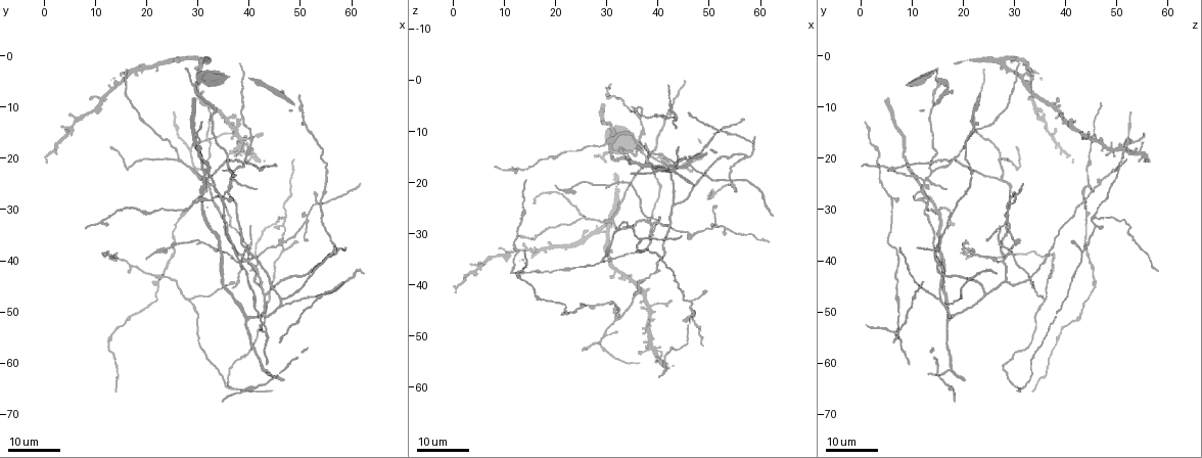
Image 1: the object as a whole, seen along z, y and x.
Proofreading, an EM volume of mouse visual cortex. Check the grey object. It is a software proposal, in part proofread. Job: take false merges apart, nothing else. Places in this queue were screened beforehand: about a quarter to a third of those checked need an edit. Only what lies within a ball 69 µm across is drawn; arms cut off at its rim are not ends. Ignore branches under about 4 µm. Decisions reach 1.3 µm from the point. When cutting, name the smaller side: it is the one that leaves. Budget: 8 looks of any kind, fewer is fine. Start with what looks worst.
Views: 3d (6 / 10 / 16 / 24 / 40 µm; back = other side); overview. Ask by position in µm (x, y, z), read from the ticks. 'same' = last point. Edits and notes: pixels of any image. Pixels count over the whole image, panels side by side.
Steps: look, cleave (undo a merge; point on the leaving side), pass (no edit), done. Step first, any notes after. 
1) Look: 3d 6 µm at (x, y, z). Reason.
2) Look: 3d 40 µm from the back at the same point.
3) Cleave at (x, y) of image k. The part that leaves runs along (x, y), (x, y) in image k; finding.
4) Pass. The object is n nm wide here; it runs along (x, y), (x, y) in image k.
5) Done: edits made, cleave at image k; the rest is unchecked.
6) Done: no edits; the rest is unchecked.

Look: 3d 24 µm at (40.5, 40.0, 28.0). Small branch off a trunk.

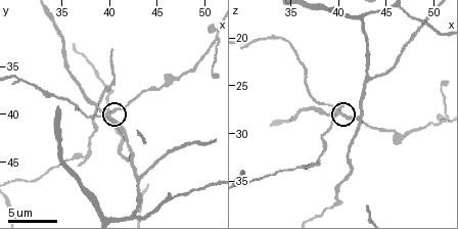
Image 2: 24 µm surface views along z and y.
Look: 3d 6 µm at (40.2, 40.2, 27.8).

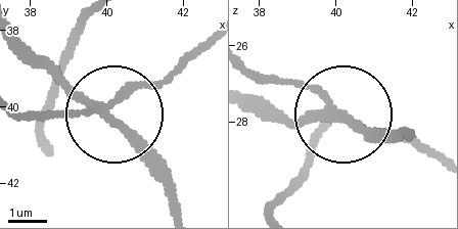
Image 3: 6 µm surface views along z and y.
Cleave at (155, 82) of image 3. The part that leaves runs along (112, 105), (207, 50) in image 3; two cells meet here.

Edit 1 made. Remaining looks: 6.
Look: 3d 16 µm at (43.4, 46.4, 24.2). Three arms meet.

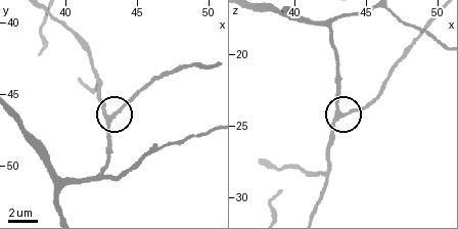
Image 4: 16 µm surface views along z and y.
Look: 3d 6 µm at (43.2, 46.8, 24.2). Zoom in.

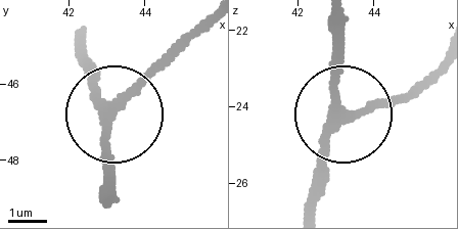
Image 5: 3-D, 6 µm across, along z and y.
Pass. 3 arms meet here; it runs along (311, 207), (331, 129), (415, 99) in image 5; one cell here.

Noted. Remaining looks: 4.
Look: 3d 16 µm at (36.5, 24.0, 12.0). Four-way junction.

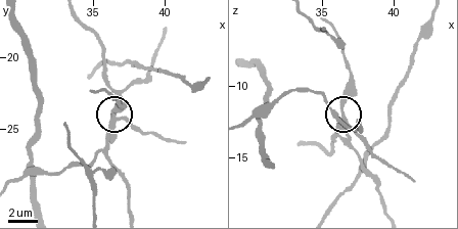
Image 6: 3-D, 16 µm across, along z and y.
Look: 3d 10 µm at (36.6, 24.2, 12.2). Zoom in.

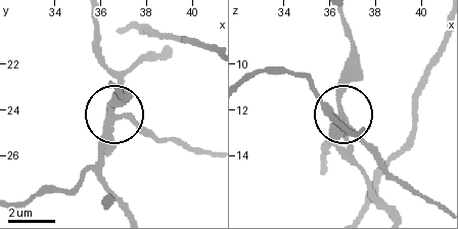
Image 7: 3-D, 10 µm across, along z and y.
Look: 3d 10 µm from the back at (36.5, 24.3, 12.3).

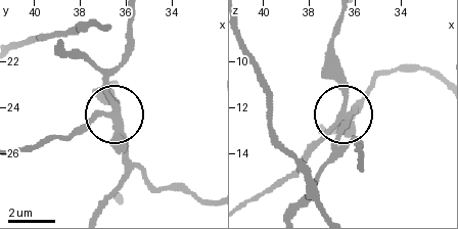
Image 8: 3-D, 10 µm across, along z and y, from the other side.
Cleave at (92, 113) of image 8. 4 arms meet here; the part that leaves runs along (344, 111), (331, 43), (339, 19) in image 8; a second cell is stuck on.

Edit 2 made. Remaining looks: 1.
Look: 3d 10 µm at (34.6, 28.0, 6.0). Side arm on a straight run.

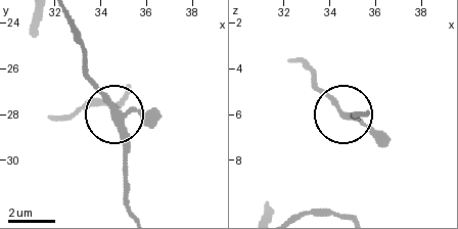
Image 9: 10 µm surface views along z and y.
Pass. The object is 190 nm wide here; continuous, no second cell.

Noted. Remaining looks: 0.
Done: edits made, cleave at image 3, cleave at image 8; the rest is unchecked.

